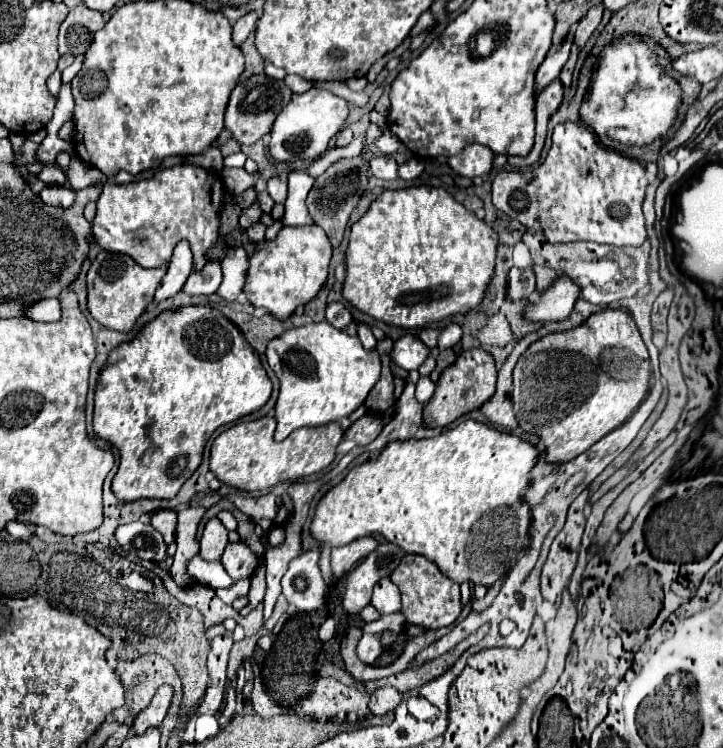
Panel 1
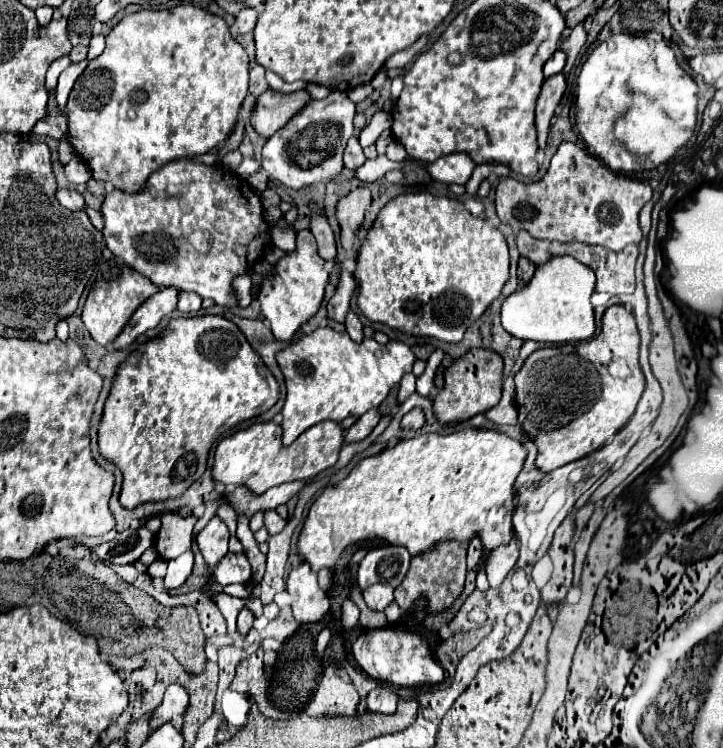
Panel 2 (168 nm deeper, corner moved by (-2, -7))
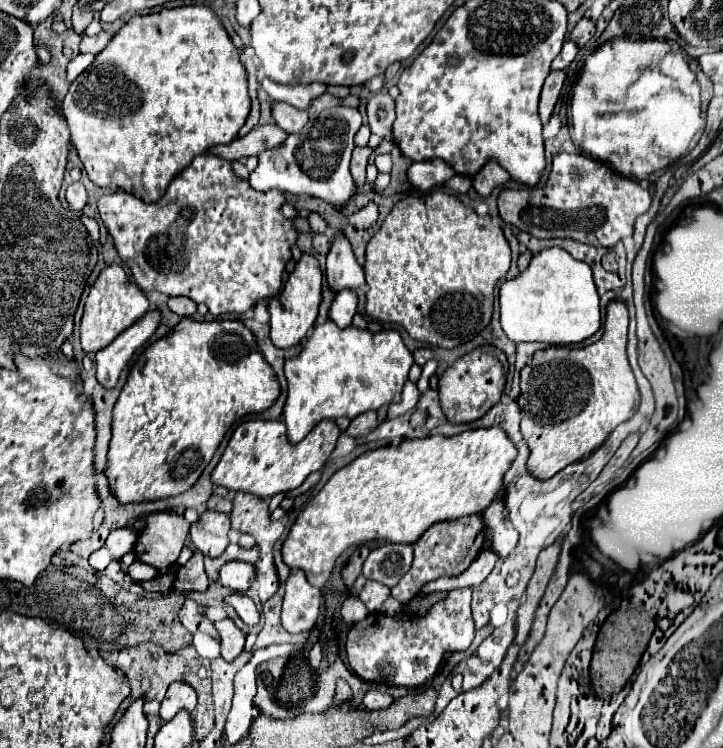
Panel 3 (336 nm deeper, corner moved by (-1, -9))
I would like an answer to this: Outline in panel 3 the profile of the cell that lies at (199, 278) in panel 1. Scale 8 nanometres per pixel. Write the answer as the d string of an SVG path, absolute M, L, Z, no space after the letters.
M169 297L167 307L181 317L191 317L191 315L197 313L197 305L187 297Z

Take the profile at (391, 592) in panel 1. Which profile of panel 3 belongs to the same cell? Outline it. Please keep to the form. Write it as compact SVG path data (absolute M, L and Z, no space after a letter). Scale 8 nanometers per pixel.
M367 581L365 587L359 593L359 599L365 603L365 607L371 613L377 613L377 611L381 611L381 605L385 603L385 599L389 595L391 595L391 589L389 587L385 587L381 583L375 583L375 581Z

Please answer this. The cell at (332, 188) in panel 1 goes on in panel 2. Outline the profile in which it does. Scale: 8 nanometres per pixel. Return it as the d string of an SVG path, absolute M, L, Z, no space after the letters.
M314 215L310 231L312 231L312 235L316 237L316 243L318 243L318 255L326 261L334 261L336 241L334 241L334 233L332 233L326 217L324 215Z

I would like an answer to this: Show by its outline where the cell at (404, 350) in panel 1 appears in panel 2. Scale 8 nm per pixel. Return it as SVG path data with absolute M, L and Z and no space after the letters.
M322 327L304 335L276 355L276 361L286 379L286 403L282 407L284 445L292 443L300 433L320 421L336 421L354 415L360 417L368 409L378 407L390 389L412 371L414 353L402 341L388 341L386 345L364 337L360 343L352 341L346 333Z

